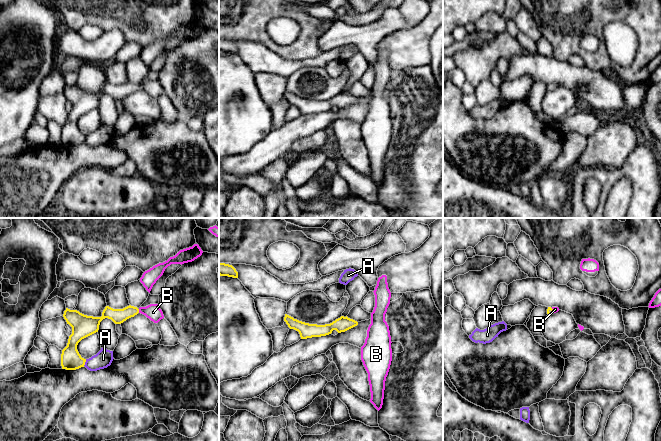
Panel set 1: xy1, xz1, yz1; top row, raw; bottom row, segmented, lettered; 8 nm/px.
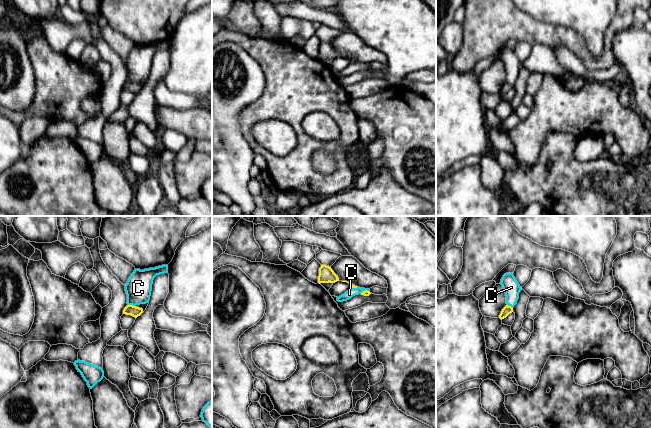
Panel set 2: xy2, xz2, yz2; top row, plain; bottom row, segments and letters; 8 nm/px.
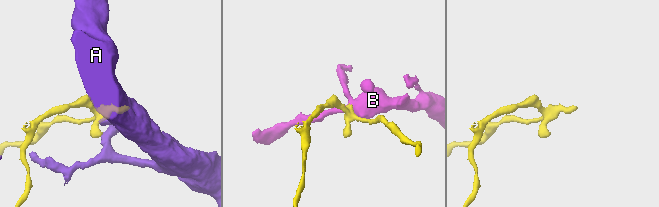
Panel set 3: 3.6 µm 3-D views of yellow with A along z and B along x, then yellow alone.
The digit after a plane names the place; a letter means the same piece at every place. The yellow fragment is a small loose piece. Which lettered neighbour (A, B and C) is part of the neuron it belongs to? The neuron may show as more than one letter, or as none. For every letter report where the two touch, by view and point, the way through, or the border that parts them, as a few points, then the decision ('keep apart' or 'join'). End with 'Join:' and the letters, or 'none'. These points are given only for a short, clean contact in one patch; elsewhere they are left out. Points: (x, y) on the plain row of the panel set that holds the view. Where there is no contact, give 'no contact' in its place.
A: xy1 (85, 137) | along xy1 (86, 135), (83, 141) | keep apart
B: xy1 (138, 87) | across xy1 (118, 92), (129, 87), (138, 87), (153, 88) | join
C: xy2 (132, 81) | along xy2 (128, 80), (135, 82) | keep apart
Join: B

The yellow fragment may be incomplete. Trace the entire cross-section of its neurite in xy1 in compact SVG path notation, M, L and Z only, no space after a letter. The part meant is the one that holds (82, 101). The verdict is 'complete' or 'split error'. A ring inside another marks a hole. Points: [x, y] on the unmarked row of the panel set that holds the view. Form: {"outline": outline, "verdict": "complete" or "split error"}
{"outline": "M150 80L139 85L131 81L123 85L113 85L106 82L101 93L87 92L77 86L66 84L63 93L67 100L72 103L72 110L69 112L67 122L62 126L62 145L76 146L84 143L86 135L82 134L79 130L77 121L82 115L98 108L100 98L103 95L108 94L115 100L121 100L138 89L145 91L154 99L158 99L164 94L163 88L158 80Z", "verdict": "split error"}

